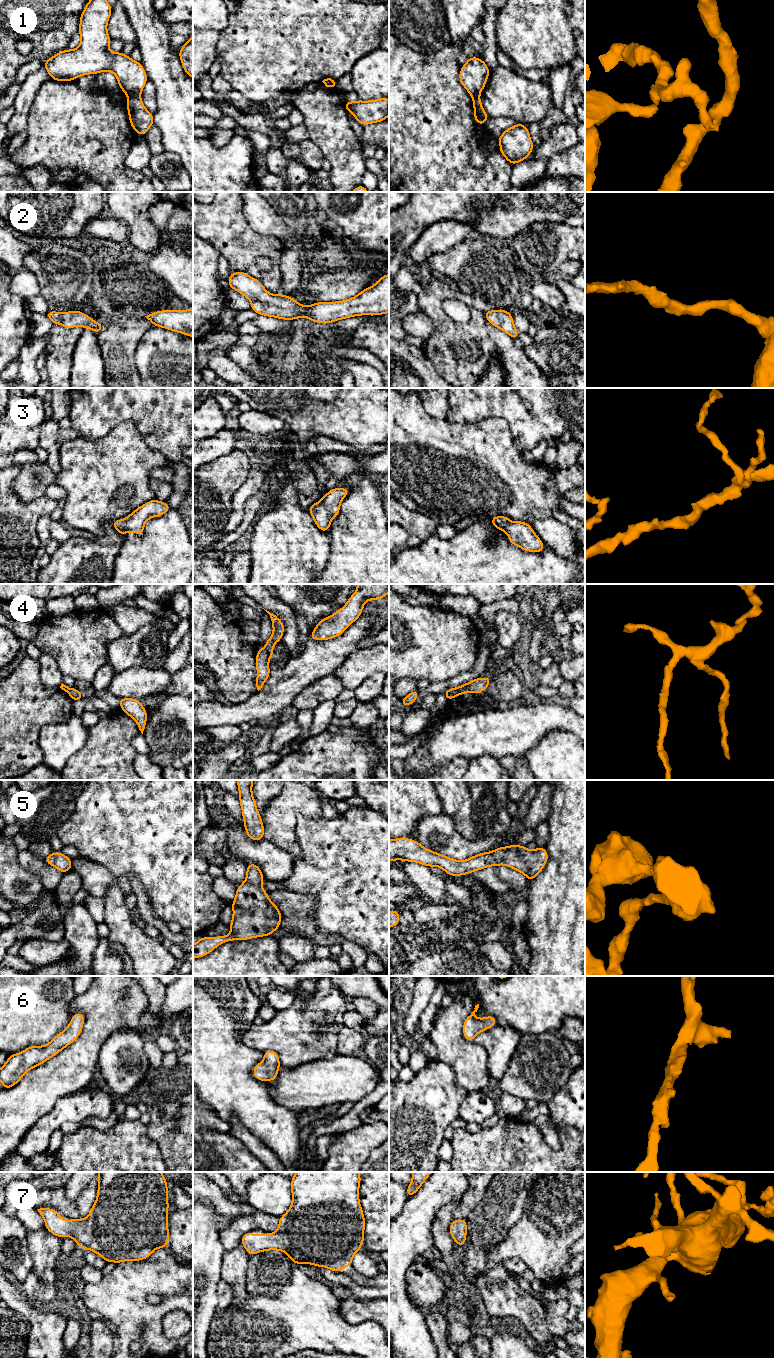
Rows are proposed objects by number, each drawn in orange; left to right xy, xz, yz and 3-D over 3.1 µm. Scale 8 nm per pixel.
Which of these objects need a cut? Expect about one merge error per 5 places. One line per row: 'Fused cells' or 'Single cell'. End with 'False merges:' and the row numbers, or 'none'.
1: Fused cells
2: Single cell
3: Single cell
4: Fused cells
5: Single cell
6: Single cell
7: Single cell
False merges: 1, 4

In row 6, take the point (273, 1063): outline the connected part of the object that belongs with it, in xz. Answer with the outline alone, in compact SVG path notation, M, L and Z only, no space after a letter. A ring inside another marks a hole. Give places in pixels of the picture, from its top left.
M266 1050L264 1060L253 1068L253 1076L264 1082L274 1081L278 1076L278 1069L281 1067L278 1053L273 1050Z

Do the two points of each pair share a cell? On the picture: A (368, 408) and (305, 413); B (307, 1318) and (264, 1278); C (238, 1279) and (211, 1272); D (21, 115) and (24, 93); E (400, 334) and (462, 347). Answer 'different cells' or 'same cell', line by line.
A: same cell
B: different cells
C: different cells
D: same cell
E: different cells

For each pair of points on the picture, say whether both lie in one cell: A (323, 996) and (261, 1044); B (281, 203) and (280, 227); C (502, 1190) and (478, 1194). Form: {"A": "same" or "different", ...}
{"A": "same", "B": "different", "C": "different"}

